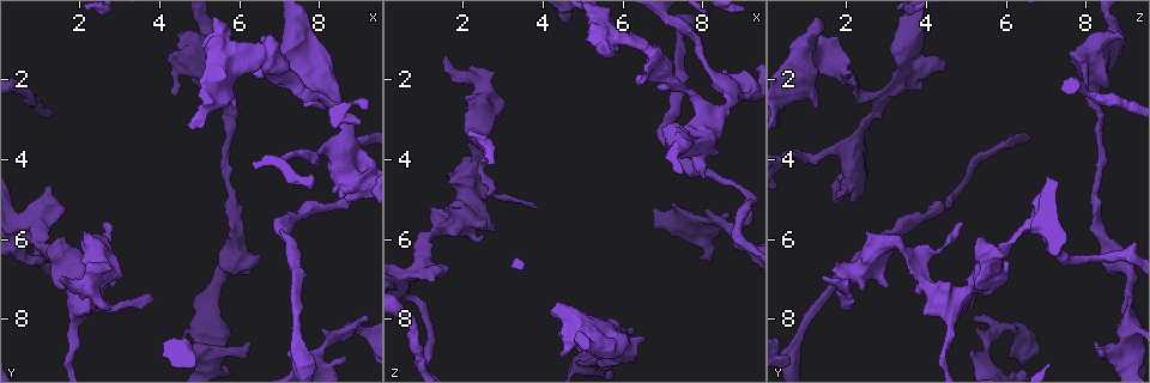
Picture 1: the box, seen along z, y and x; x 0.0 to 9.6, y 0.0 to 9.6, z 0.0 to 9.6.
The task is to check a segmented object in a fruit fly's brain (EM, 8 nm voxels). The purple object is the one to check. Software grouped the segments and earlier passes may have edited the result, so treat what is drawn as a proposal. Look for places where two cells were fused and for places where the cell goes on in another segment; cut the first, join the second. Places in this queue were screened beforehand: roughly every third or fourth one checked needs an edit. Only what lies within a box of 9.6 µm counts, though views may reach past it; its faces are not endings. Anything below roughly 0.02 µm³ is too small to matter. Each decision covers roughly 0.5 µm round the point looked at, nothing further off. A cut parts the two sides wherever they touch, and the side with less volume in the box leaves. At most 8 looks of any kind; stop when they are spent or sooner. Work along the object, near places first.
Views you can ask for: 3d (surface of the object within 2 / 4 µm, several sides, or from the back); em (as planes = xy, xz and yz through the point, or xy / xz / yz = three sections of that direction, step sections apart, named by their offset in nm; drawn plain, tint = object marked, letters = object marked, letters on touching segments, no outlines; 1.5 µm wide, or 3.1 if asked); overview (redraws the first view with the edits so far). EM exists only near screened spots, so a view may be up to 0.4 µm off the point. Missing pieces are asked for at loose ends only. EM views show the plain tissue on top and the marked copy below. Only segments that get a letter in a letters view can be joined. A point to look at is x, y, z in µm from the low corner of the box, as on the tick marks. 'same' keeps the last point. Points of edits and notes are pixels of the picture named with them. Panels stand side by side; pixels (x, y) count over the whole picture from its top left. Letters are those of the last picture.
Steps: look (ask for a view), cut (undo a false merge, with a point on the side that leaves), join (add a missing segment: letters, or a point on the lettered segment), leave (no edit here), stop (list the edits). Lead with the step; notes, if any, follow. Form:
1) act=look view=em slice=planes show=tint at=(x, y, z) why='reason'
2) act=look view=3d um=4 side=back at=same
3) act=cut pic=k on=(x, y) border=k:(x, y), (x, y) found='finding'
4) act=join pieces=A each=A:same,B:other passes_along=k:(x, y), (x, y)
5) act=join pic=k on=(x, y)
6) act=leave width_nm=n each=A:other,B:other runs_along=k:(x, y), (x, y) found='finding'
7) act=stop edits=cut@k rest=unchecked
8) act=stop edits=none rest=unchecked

act=look view=em slice=xz step=4 show=tint at=(1.95, 6.95, 5.30) why='three arms meet'

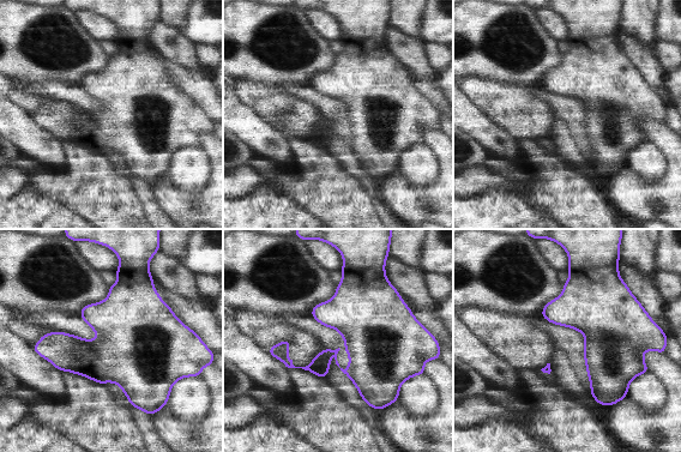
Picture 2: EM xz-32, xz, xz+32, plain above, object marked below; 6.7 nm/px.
act=look view=em slice=yz step=8 show=letters at=same

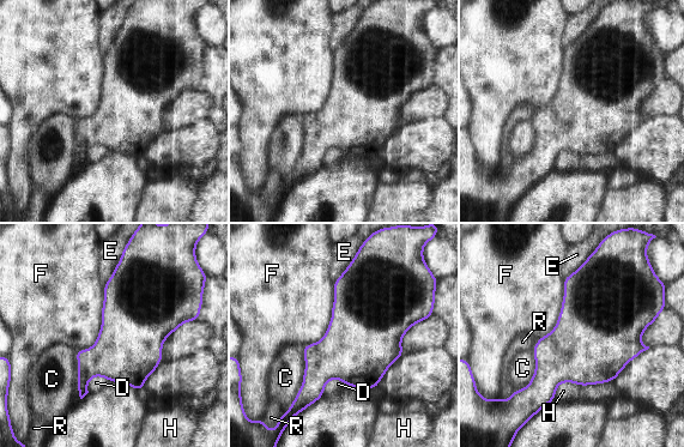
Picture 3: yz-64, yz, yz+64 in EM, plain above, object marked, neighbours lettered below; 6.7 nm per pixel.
act=leave each=C:other,D:other,E:other,F:other,H:other,R:other border=3:(104, 287), (97, 339), (76, 351) found='continuous, no second cell'

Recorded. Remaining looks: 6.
act=look view=3d um=2 at=(6.25, 8.60, 8.20) why='an open end'

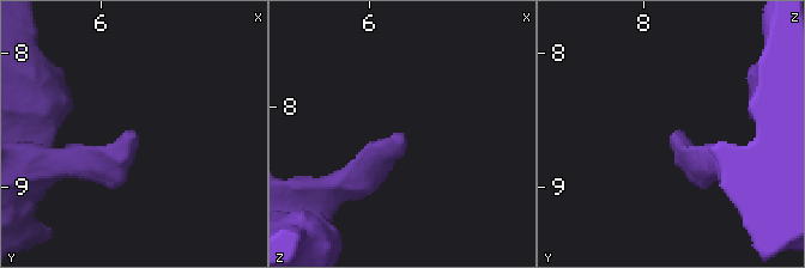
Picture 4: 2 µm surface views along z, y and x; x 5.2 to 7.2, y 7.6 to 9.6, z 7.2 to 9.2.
act=look view=em slice=xy step=8 show=letters at=(6.24, 8.62, 8.24) why='shape alone is not enough'

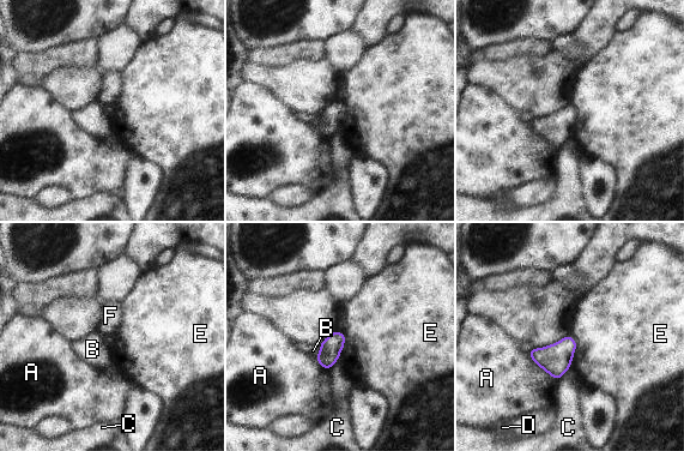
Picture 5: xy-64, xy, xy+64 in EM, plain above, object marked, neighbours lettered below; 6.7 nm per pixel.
act=leave width_nm=140 longest_contact=A:300nm each=A:other,B:other,C:other,D:other,E:other,F:other found='none of them fits'

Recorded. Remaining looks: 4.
act=look view=em slice=planes show=letters at=(7.30, 8.85, 5.10) why='branch stops here'

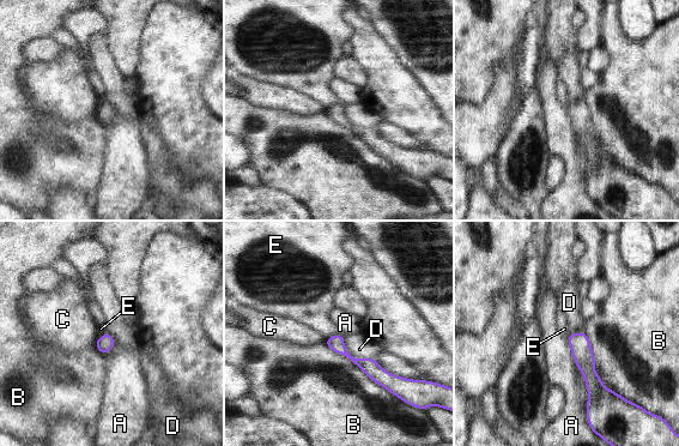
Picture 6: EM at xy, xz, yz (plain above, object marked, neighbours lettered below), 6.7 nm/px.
act=leave width_nm=100 longest_contact=B:550nm each=A:other,B:other,C:other,D:other,E:other found='no lettered segment goes on from it'

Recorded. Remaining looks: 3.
act=stop edits=none rest=unchecked

